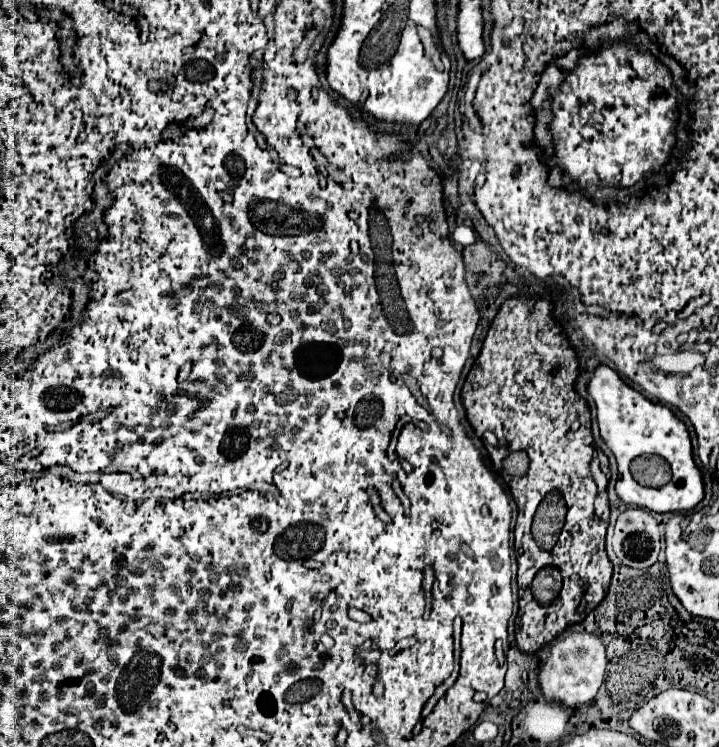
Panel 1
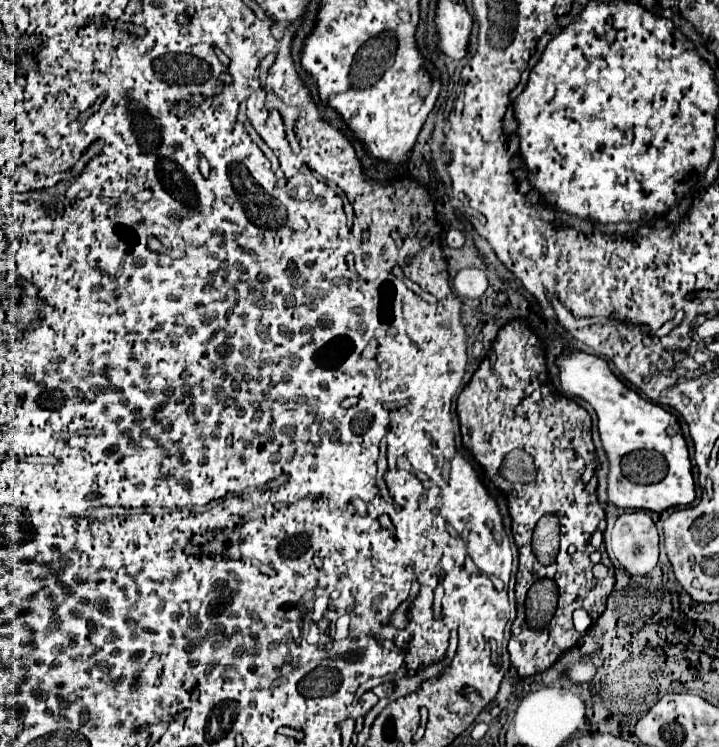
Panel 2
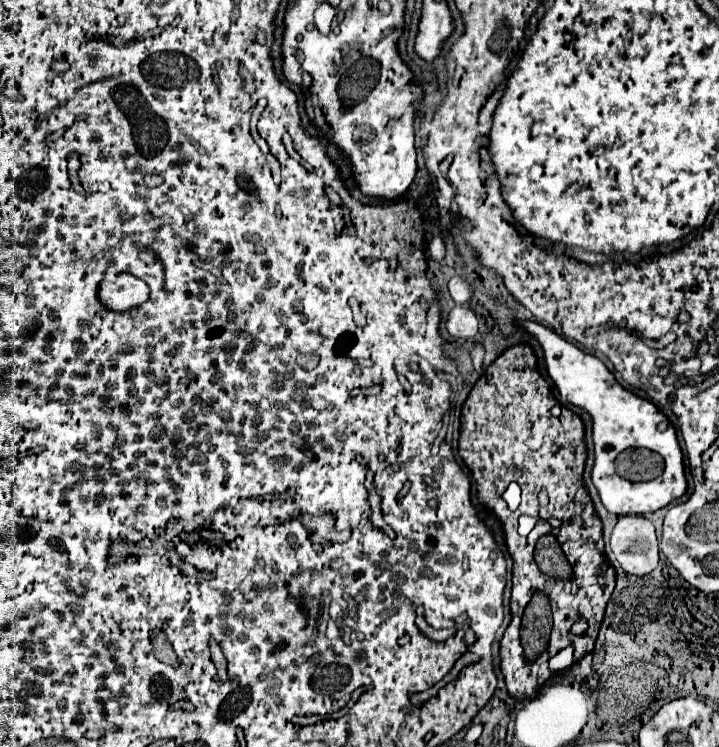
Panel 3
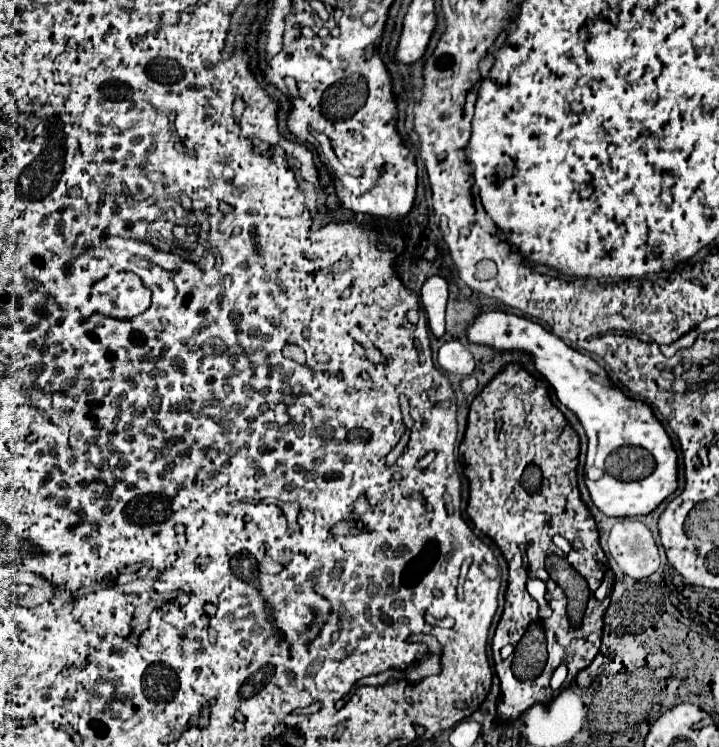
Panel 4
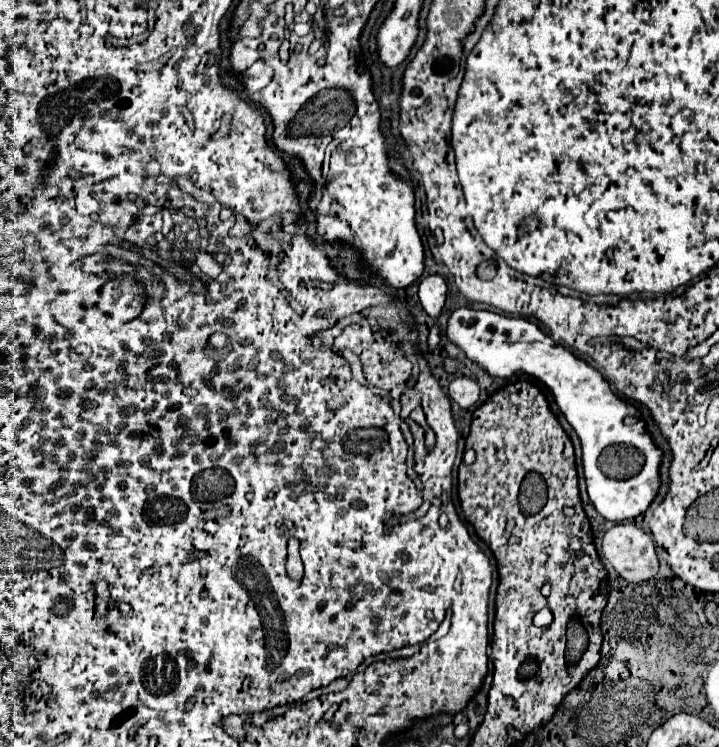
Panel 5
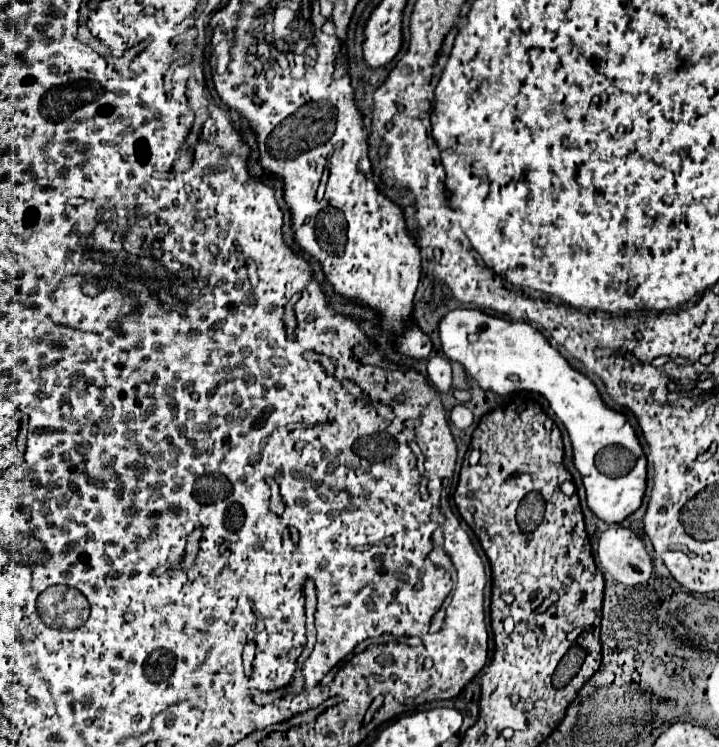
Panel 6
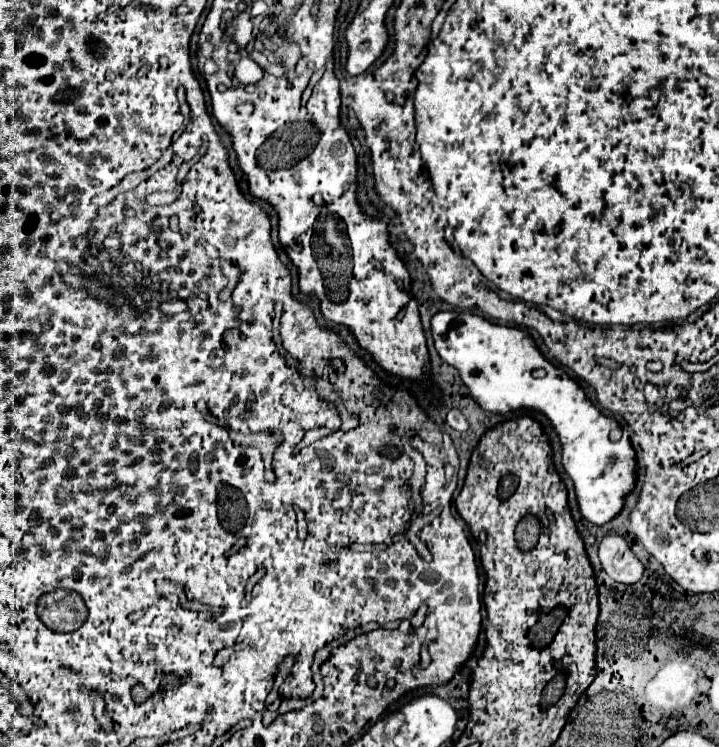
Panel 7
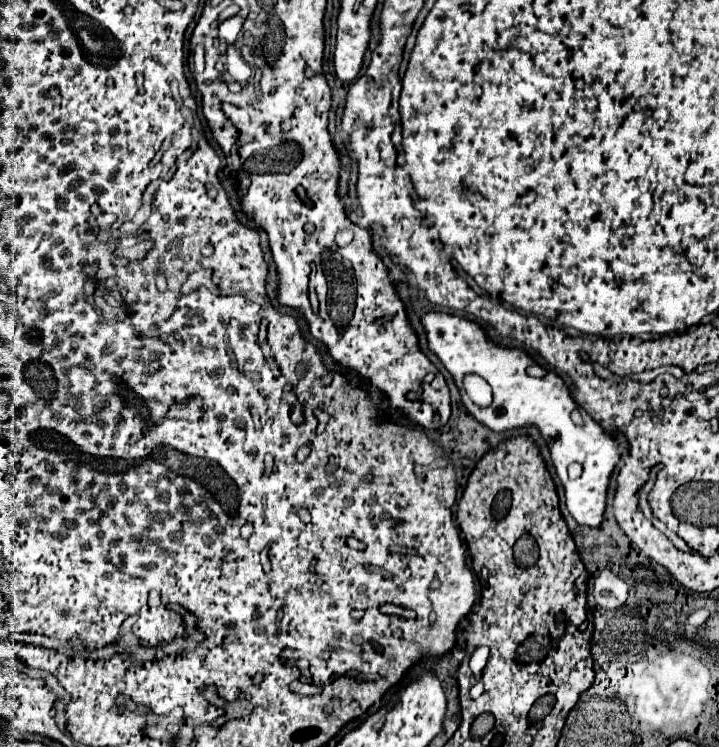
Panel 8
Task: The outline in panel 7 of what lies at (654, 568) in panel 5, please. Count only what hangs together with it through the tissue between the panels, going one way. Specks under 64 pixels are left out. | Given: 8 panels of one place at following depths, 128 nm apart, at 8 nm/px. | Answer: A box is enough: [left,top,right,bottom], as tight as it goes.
[600,536,644,584]

